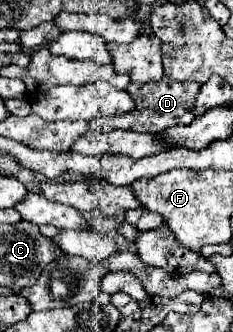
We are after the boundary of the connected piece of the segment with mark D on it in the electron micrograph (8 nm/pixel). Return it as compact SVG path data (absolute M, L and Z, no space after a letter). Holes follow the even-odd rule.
M161 79L158 82L146 83L146 85L128 85L128 93L134 97L136 107L134 111L122 115L122 117L104 117L104 119L96 119L92 121L92 127L100 129L100 131L112 131L112 129L132 129L138 133L160 133L168 127L174 125L190 125L194 121L194 115L190 111L192 99L196 97L200 85L194 81L172 81L172 79ZM106 123L106 129L104 129Z

